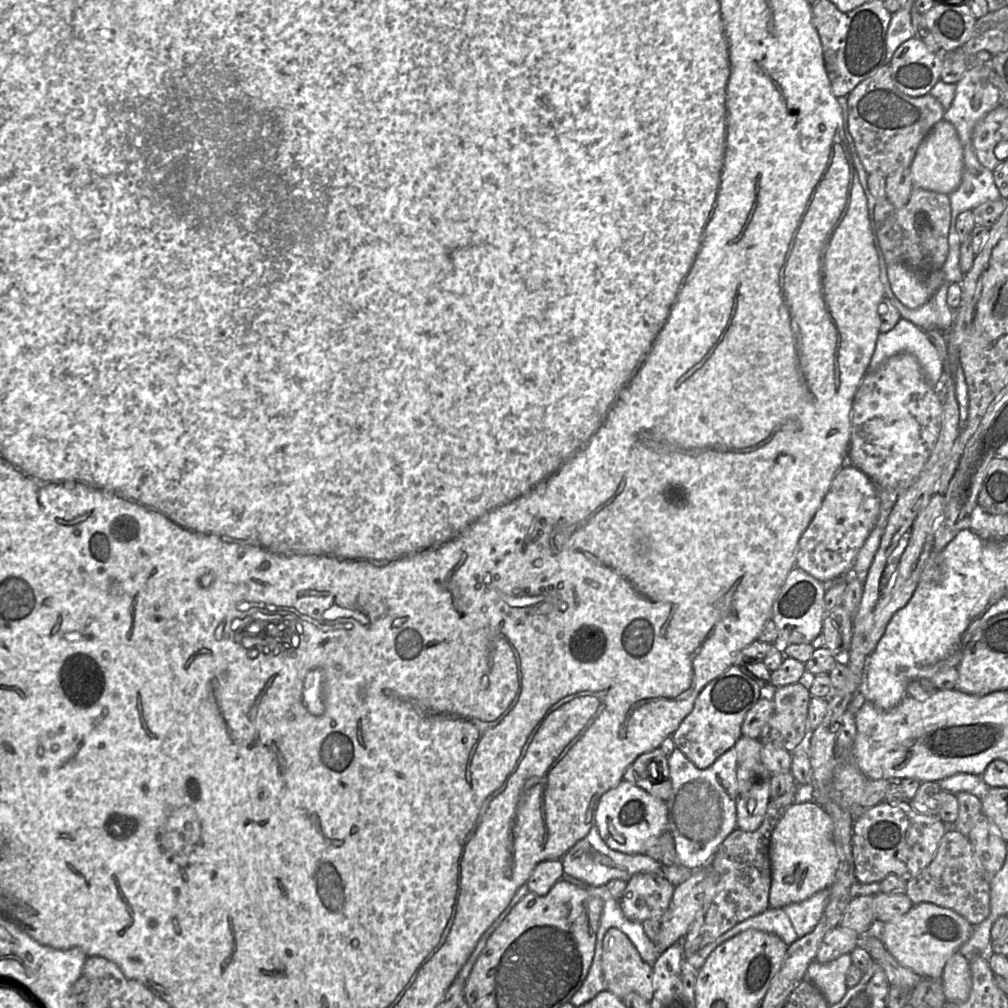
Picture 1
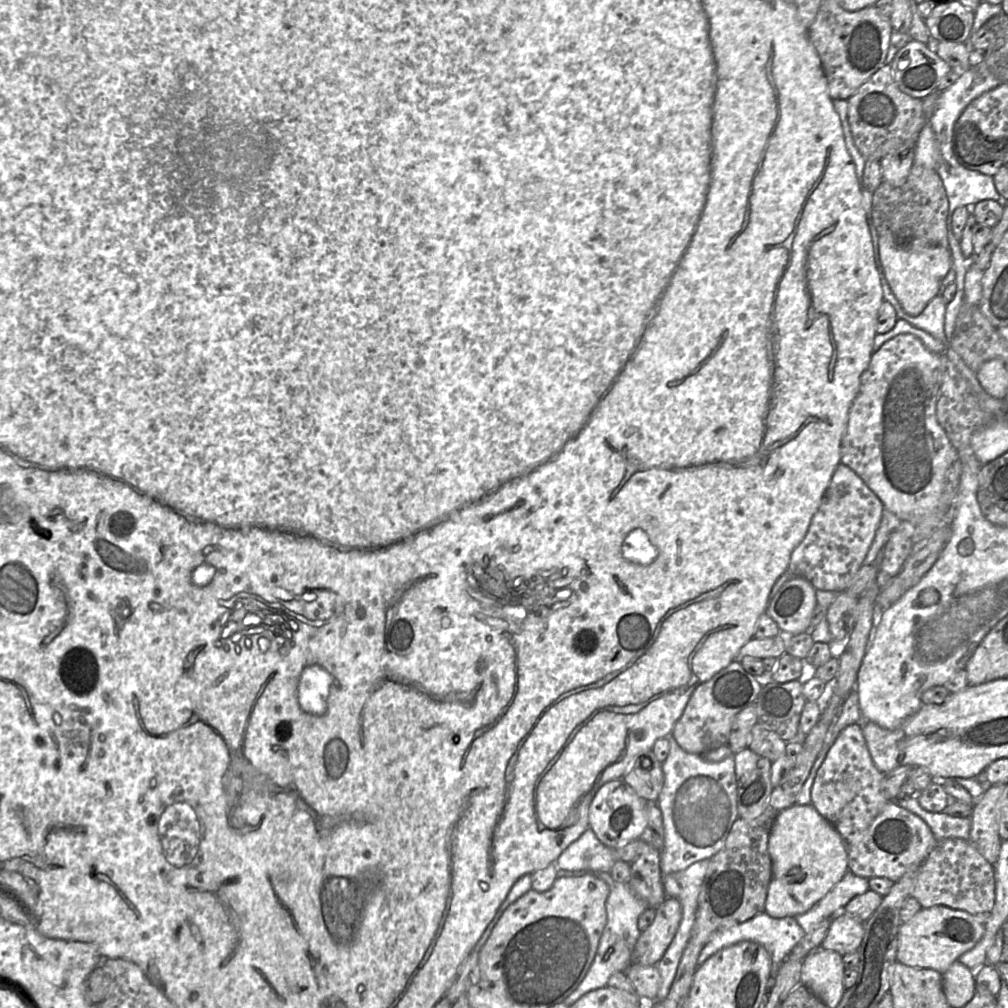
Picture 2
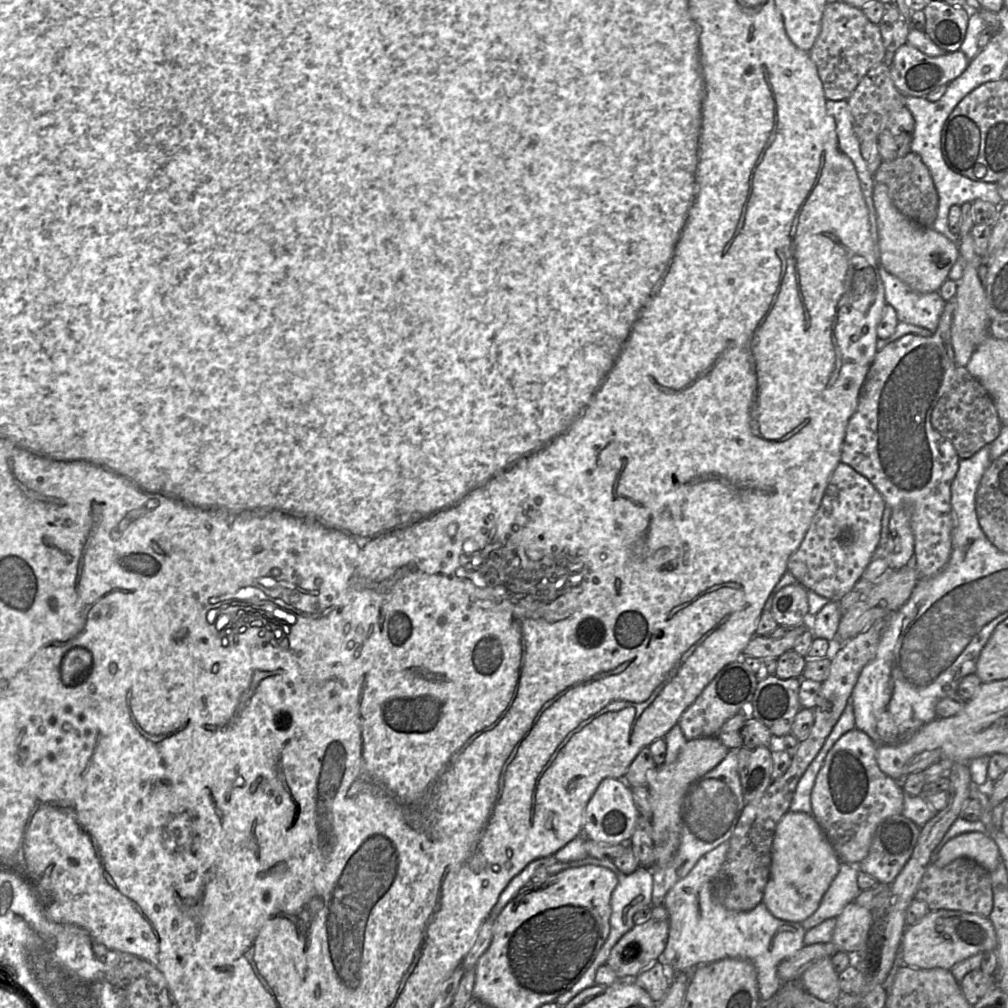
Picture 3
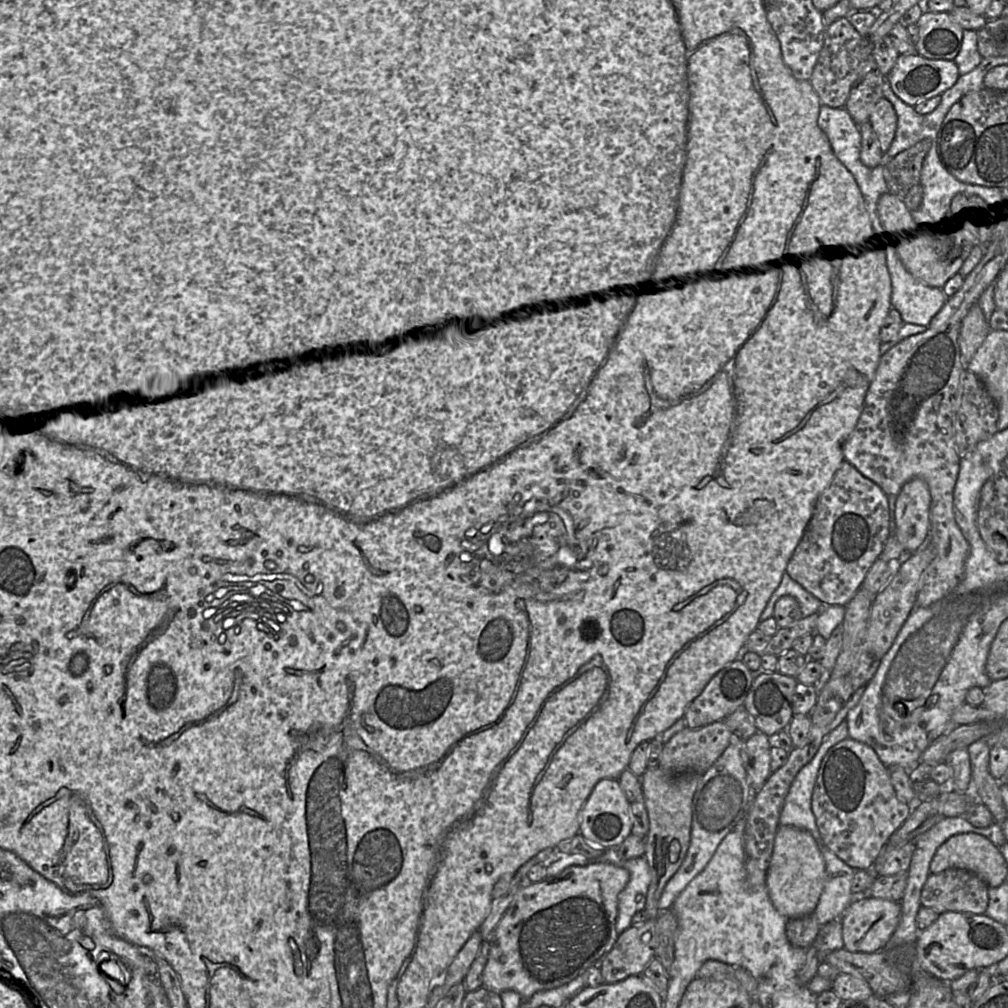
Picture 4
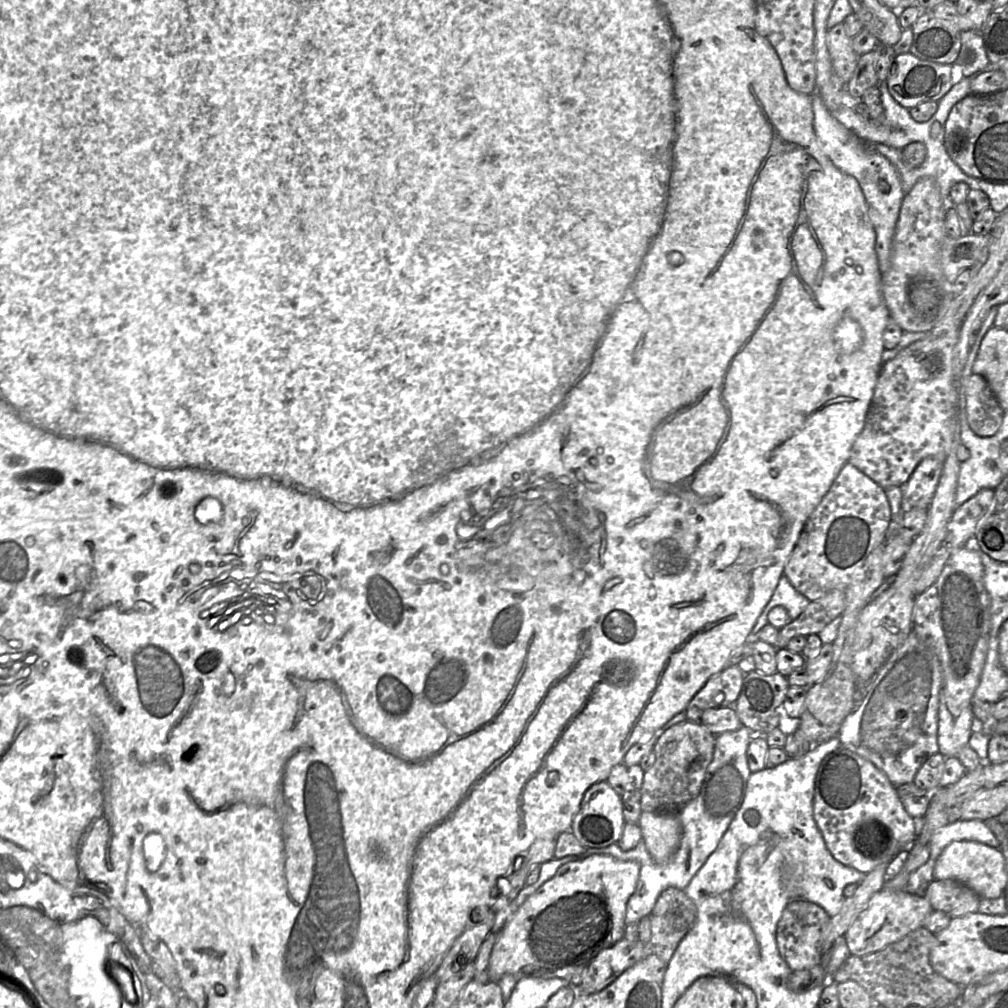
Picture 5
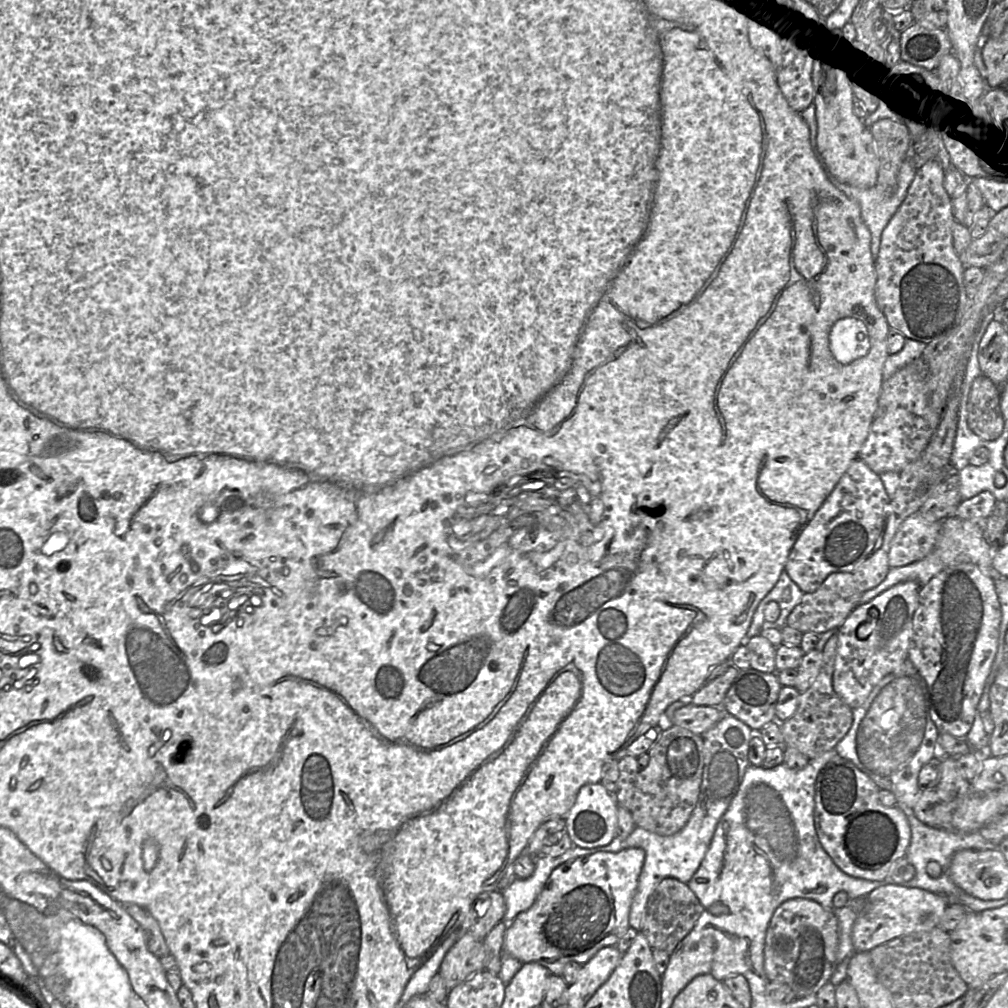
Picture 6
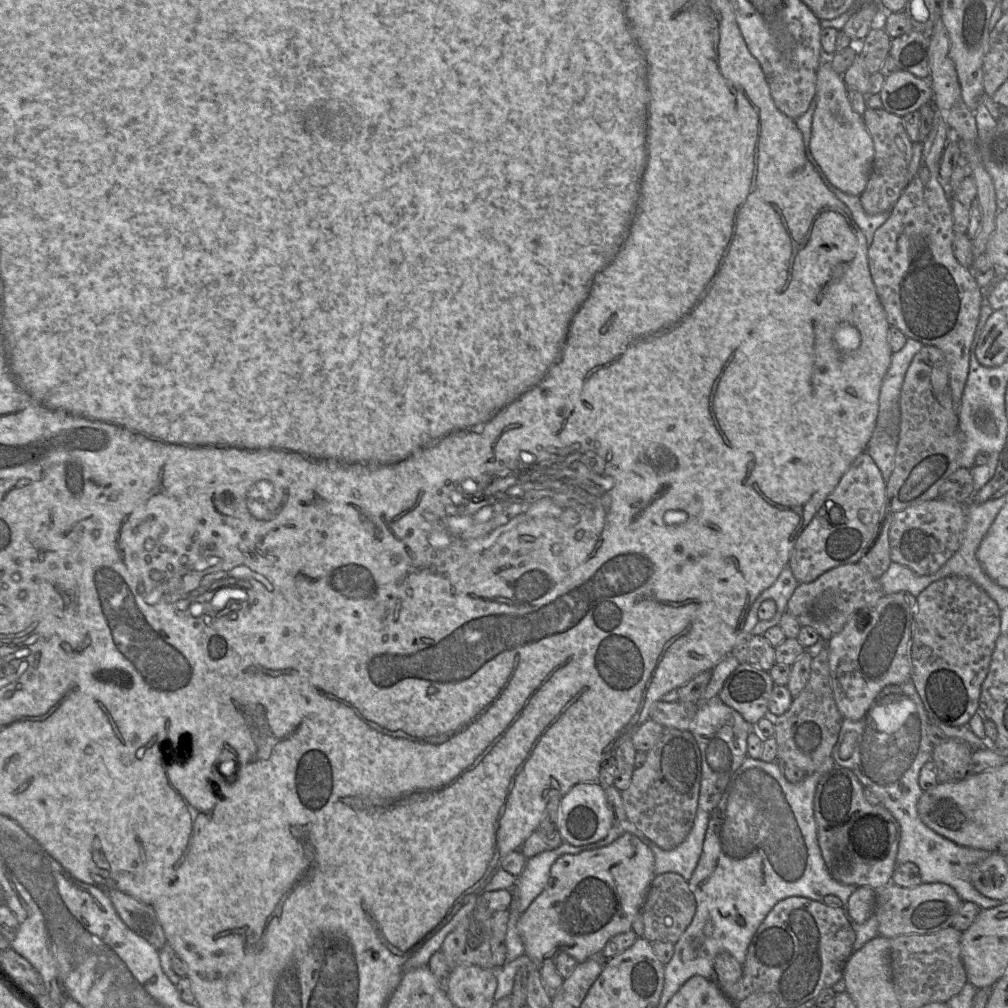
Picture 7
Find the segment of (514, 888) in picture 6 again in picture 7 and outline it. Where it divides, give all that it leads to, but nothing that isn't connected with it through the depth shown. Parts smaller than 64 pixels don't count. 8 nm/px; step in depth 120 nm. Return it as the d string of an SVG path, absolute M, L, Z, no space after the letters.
M563 842L554 850L544 851L527 859L522 874L515 881L515 886L519 889L519 913L524 913L543 892L550 877L551 866L560 856L582 851L585 851L584 845L574 846Z

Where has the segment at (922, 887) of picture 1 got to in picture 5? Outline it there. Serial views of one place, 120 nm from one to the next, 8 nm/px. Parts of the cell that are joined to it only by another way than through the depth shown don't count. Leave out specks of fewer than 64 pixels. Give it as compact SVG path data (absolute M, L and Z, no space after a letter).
M953 879L933 880L927 886L924 897L934 911L943 911L951 918L978 912L981 900L975 891Z

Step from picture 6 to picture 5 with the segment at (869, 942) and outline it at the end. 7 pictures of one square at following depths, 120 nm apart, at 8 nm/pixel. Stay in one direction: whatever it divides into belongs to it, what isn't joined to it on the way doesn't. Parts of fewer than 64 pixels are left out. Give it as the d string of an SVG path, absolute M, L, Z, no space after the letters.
M882 888L872 895L865 908L844 934L848 949L854 956L864 956L880 951L923 927L924 921L932 911L932 906L924 896L905 890Z

